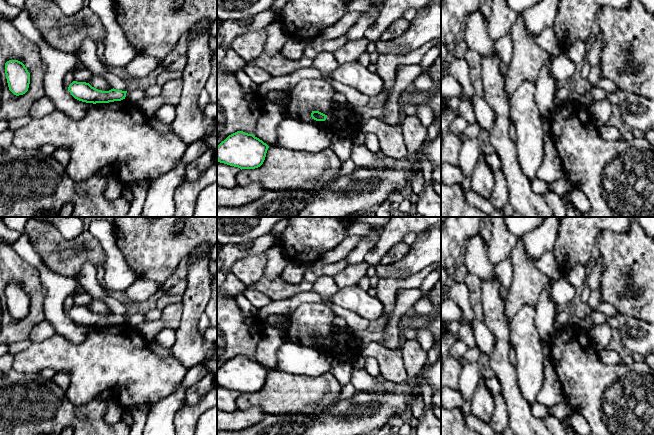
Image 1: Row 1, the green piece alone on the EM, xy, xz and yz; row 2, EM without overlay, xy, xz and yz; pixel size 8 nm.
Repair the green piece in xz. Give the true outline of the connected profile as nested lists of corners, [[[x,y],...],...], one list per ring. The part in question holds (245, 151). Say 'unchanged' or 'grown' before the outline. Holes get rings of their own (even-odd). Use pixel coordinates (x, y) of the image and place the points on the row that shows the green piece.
unchanged; [[[237,131],[217,146],[217,160],[242,169],[260,167],[269,146],[253,134]]]

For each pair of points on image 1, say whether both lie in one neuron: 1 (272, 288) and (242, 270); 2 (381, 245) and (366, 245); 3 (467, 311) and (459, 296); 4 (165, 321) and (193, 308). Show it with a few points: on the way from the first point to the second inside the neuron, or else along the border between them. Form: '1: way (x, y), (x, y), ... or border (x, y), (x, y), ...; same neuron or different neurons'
1: border (263, 276), (251, 286); different neurons
2: border (380, 233), (379, 240), (367, 253), (363, 261); different neurons
3: way (466, 307), (462, 300); same neuron
4: border (182, 302), (181, 323), (175, 330); different neurons

